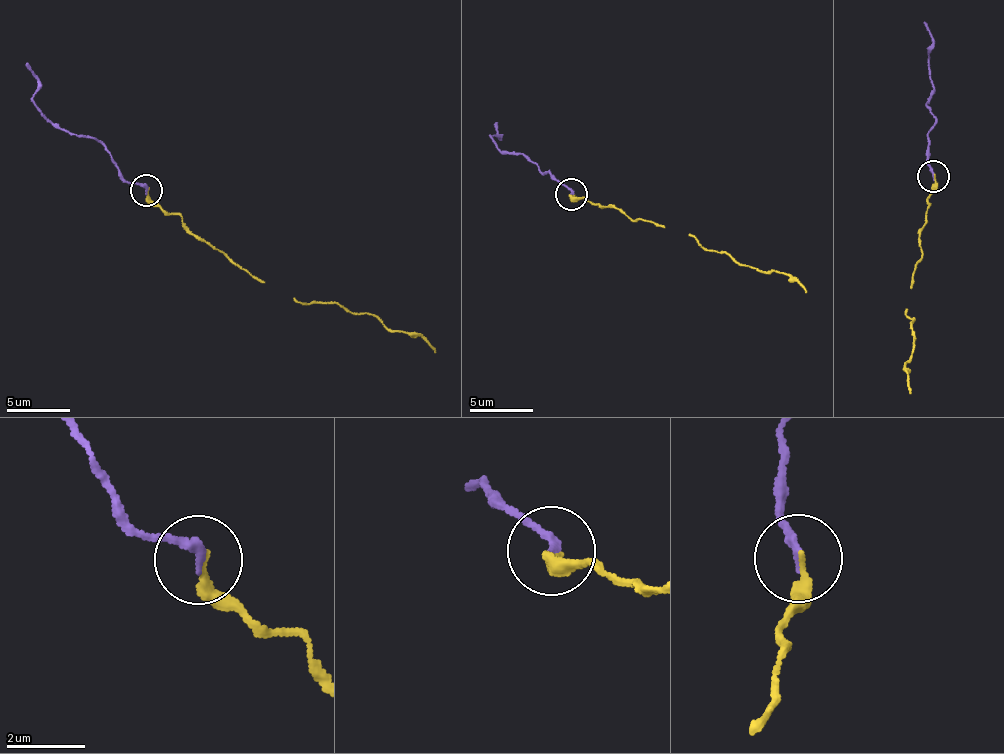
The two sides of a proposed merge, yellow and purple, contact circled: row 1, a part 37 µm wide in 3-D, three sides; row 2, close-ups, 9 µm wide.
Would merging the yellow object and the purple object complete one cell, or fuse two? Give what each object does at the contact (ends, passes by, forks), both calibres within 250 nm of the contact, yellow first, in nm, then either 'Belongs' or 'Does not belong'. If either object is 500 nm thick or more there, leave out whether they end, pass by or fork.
At the ring yellow ends. At the ring purple ends. Thickness 240 nm (yellow) against 240 nm. Belongs

